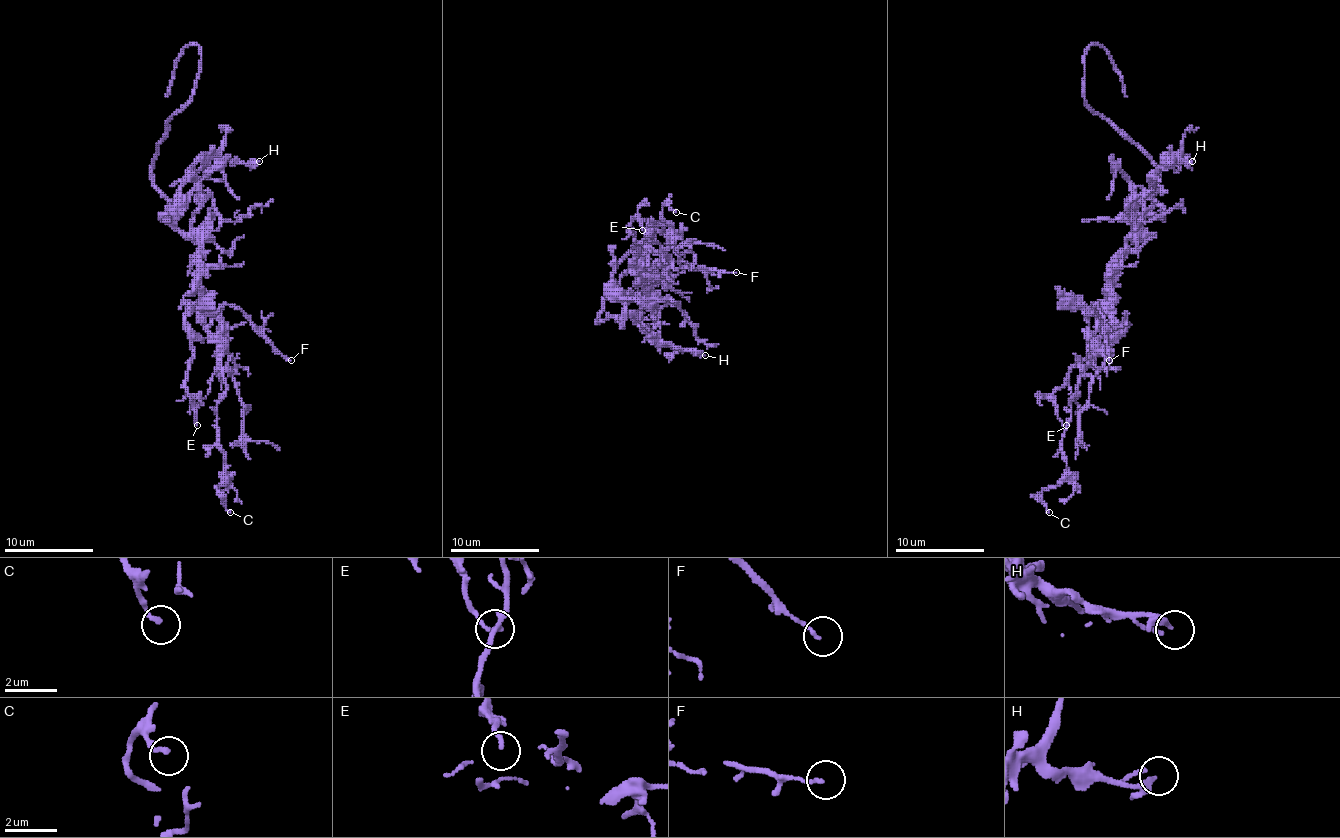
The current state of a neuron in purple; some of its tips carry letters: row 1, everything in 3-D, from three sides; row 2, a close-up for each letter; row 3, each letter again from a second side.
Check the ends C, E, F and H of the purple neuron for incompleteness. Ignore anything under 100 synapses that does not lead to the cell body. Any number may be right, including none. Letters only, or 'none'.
none

